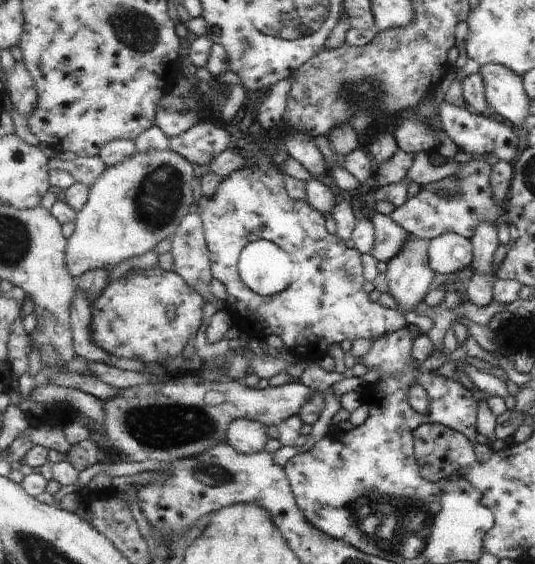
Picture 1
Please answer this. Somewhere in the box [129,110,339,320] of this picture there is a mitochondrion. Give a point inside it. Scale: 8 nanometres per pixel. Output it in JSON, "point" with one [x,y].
{"point":[156,200]}

